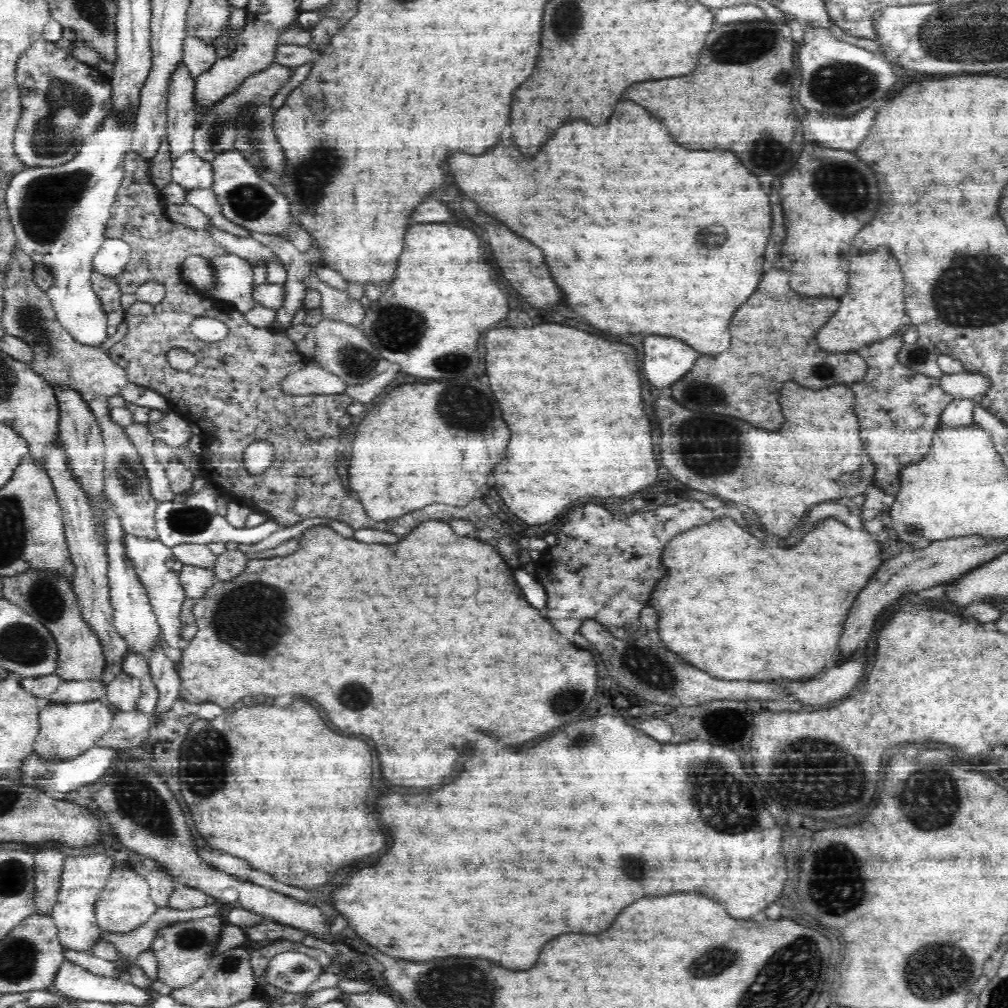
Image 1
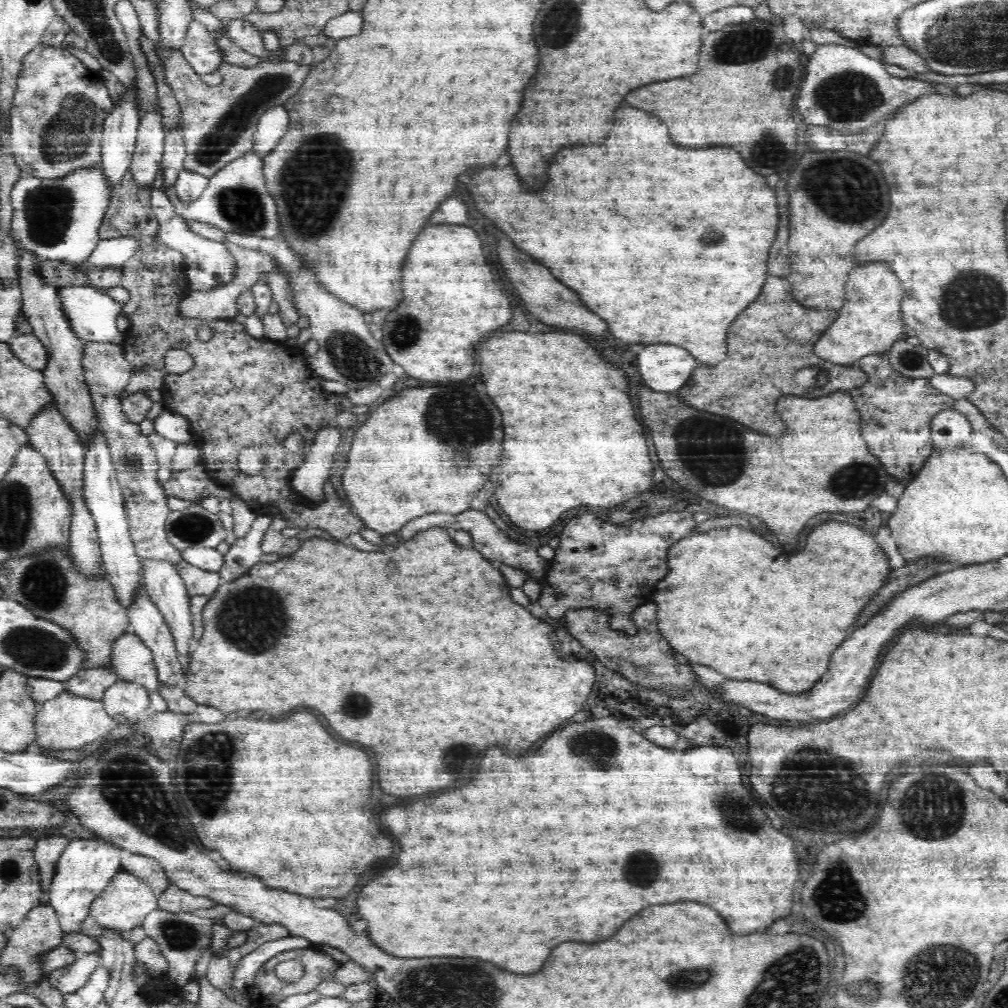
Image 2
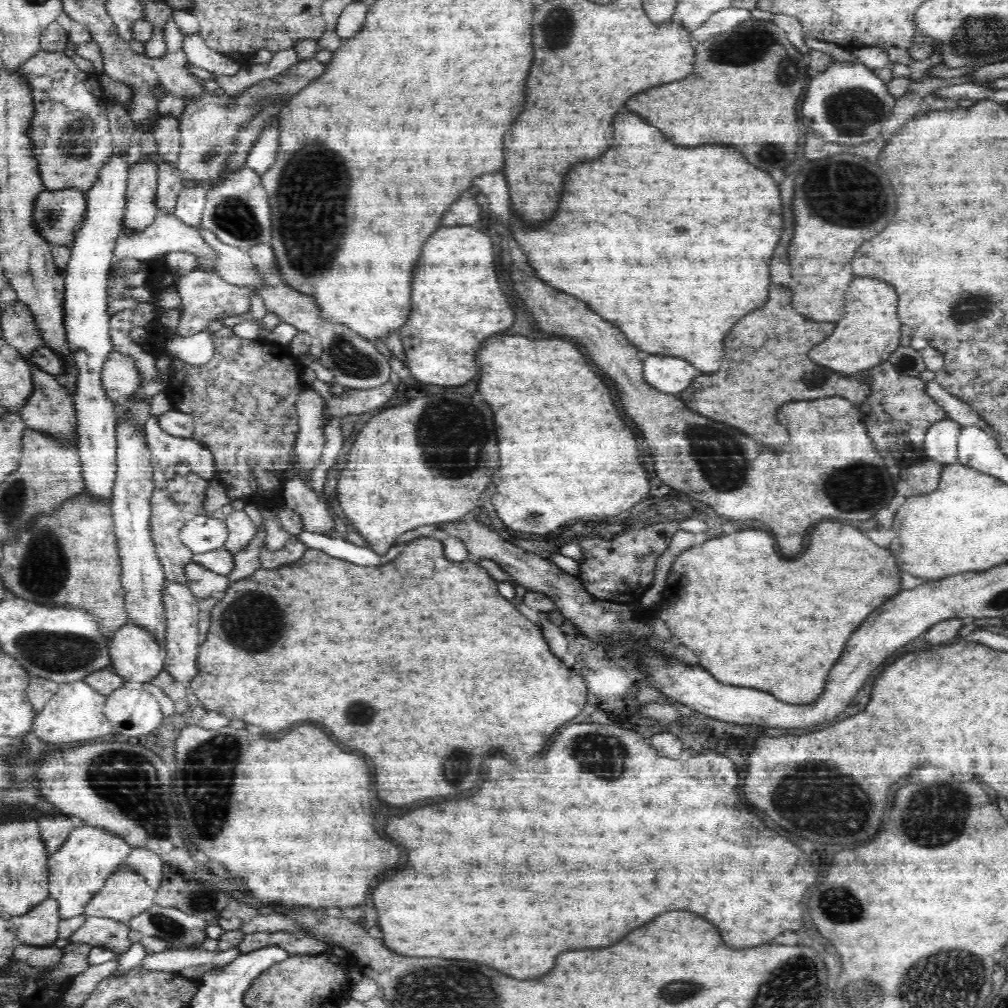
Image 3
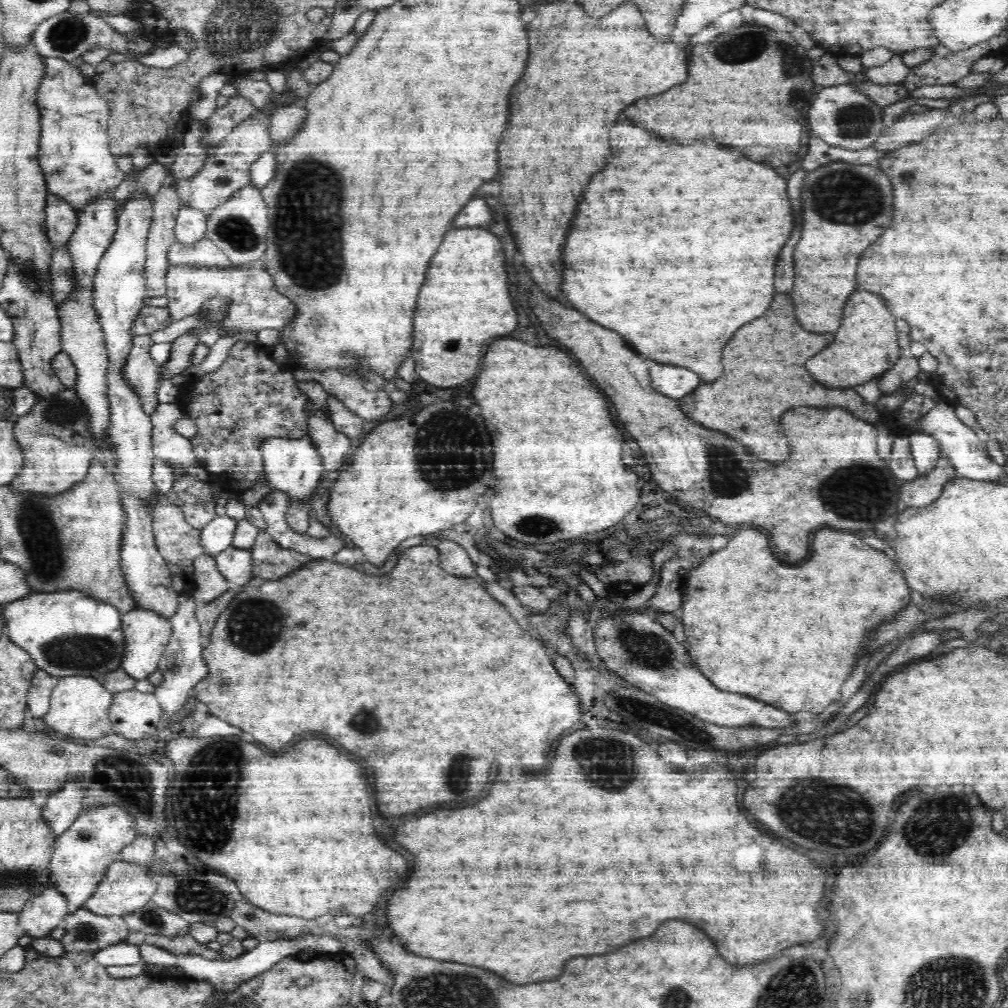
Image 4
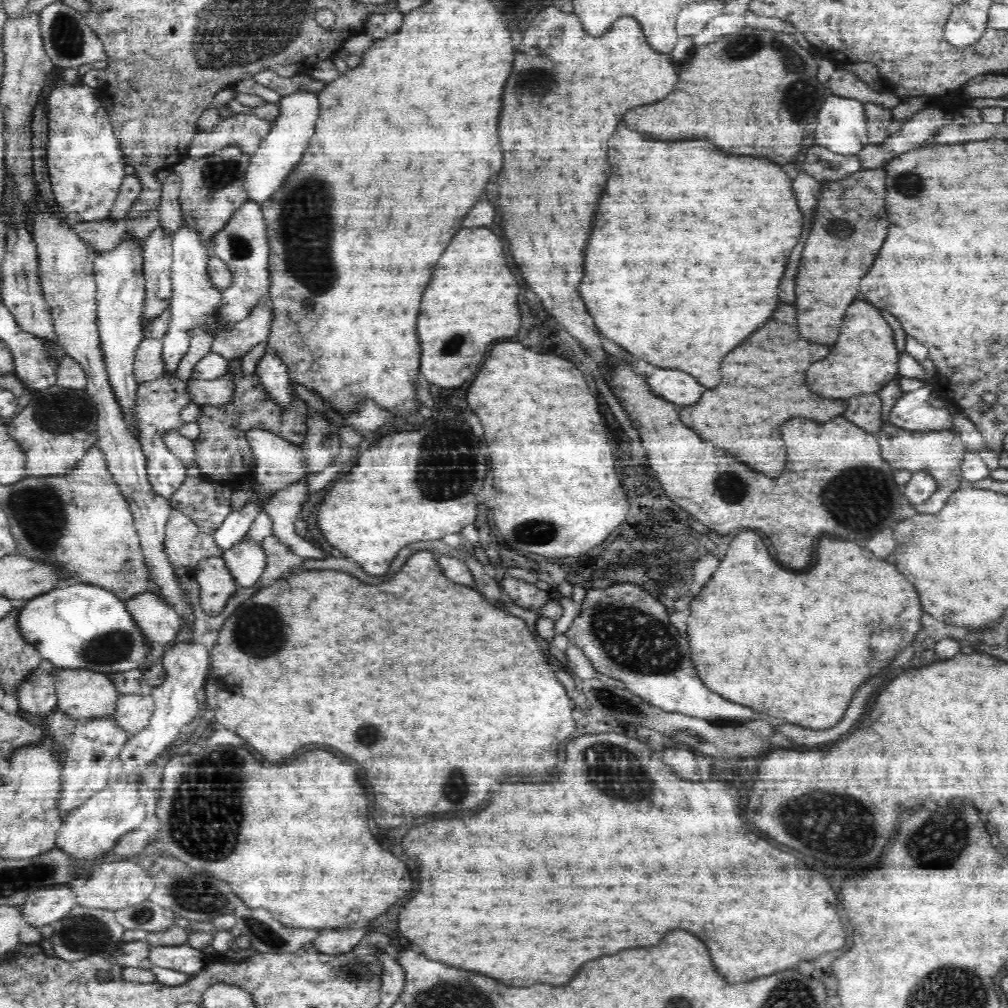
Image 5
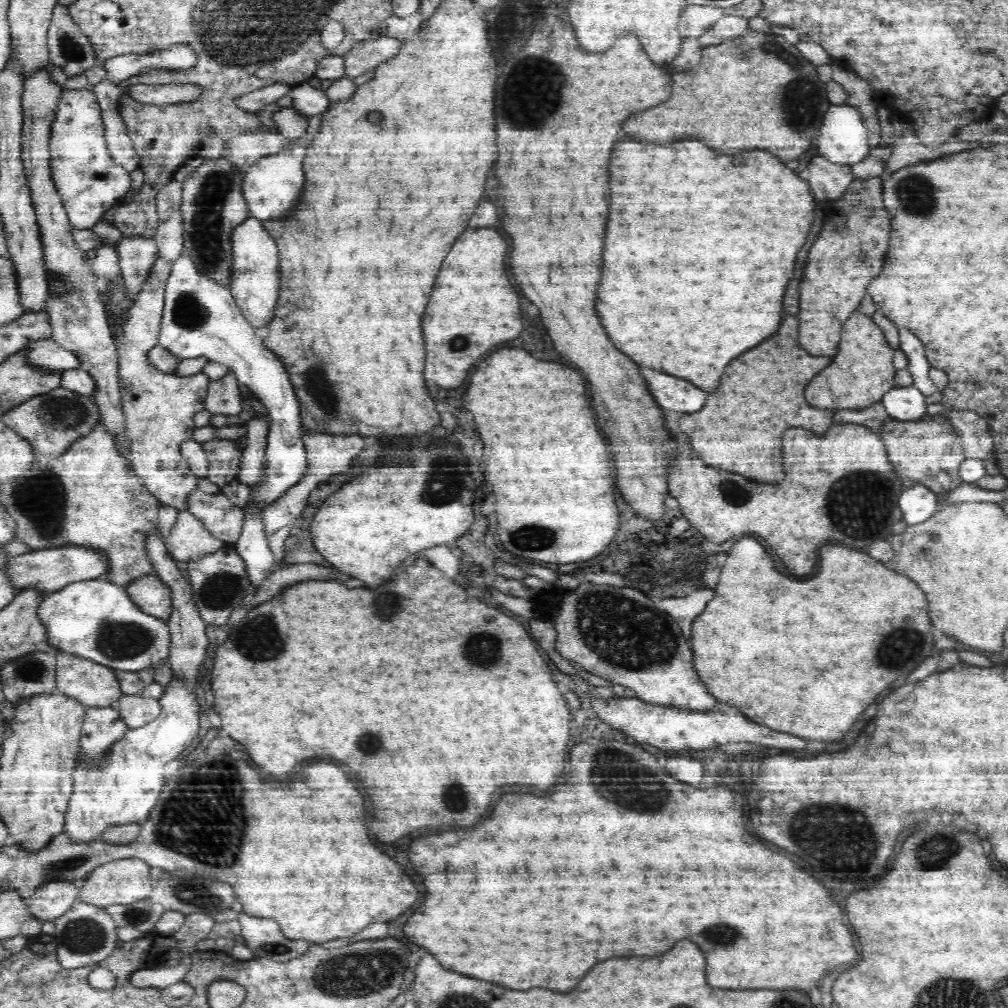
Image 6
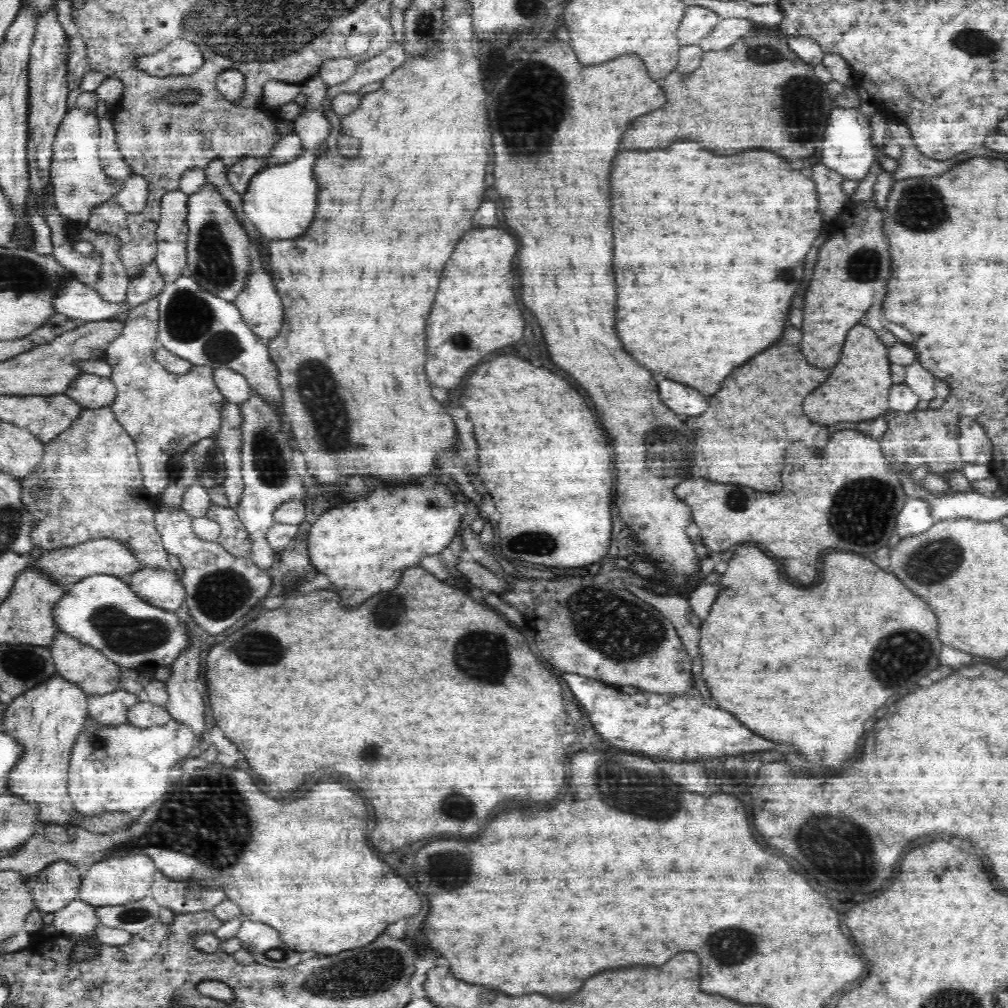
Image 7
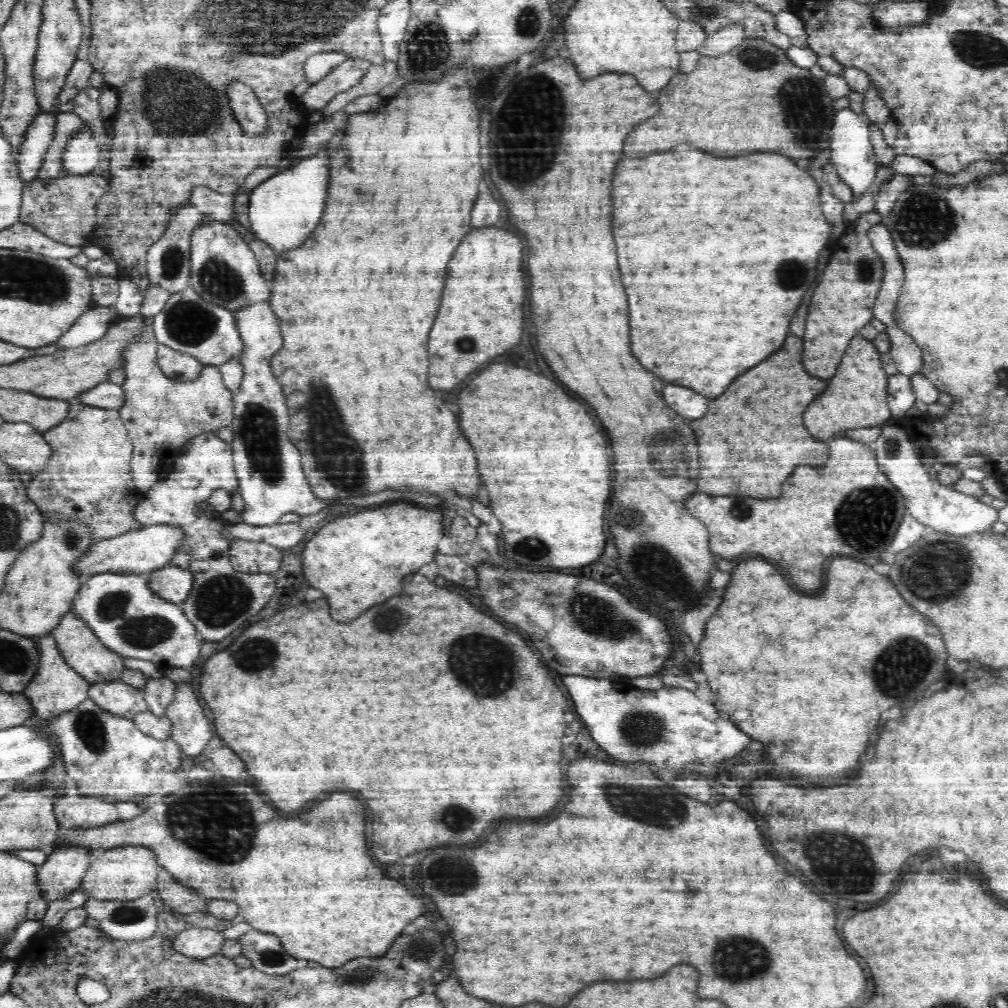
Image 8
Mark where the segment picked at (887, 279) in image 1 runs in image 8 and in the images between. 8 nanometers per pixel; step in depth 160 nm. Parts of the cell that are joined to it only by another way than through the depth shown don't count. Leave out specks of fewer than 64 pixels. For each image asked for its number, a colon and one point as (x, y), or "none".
2: (871, 321)
3: (868, 331)
4: (866, 345)
5: (864, 357)
6: (861, 373)
7: (858, 389)
8: (856, 396)

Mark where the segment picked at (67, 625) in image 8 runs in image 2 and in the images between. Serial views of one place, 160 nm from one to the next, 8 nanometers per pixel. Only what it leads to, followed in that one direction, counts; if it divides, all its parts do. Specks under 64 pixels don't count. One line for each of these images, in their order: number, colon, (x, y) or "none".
2: (67, 722)
3: (75, 713)
4: (79, 705)
5: (82, 696)
6: (93, 685)
7: (76, 663)

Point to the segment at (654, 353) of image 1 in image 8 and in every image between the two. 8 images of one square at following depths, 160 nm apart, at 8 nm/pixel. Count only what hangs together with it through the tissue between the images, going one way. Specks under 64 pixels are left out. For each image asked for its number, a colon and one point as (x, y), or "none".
2: (665, 367)
3: (670, 374)
4: (675, 381)
5: (679, 387)
6: (672, 393)
7: (682, 399)
8: (685, 401)

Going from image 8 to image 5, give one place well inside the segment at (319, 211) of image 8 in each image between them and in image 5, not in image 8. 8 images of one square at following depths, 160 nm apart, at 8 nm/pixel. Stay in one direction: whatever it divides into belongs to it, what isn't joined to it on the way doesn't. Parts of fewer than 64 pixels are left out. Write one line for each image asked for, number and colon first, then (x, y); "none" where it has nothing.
5: (283, 146)
6: (272, 186)
7: (280, 200)

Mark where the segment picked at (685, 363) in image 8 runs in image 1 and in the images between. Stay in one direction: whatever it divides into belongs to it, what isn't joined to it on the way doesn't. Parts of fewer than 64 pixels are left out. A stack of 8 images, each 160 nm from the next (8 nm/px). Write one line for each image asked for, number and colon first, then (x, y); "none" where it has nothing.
1: (622, 212)
2: (626, 223)
3: (641, 234)
4: (677, 286)
5: (687, 245)
6: (742, 223)
7: (682, 217)

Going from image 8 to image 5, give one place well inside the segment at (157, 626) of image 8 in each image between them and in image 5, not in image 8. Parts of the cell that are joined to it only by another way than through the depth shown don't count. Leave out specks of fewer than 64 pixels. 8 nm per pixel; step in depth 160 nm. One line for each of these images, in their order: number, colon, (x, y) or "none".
5: (81, 627)
6: (93, 619)
7: (101, 611)

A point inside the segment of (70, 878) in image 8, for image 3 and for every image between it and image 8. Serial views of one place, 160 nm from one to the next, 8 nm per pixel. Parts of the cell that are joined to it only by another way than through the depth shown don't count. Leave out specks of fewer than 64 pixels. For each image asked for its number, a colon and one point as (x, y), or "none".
3: (40, 927)
4: (43, 912)
5: (44, 907)
6: (50, 901)
7: (55, 887)

